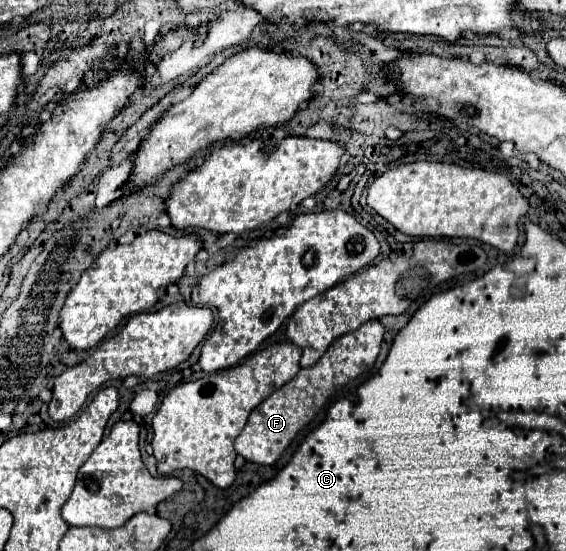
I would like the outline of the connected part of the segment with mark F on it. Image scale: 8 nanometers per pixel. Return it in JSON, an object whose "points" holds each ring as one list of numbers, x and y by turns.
{"points":[[367,321,359,329,335,339,313,367,301,369,297,377,293,377,287,385,277,389,271,397,267,397,259,407,251,411,245,429,235,439,235,451,251,463,273,465,295,439,295,435,319,413,319,409,337,389,345,387,375,365,383,333,385,329,379,321]]}

